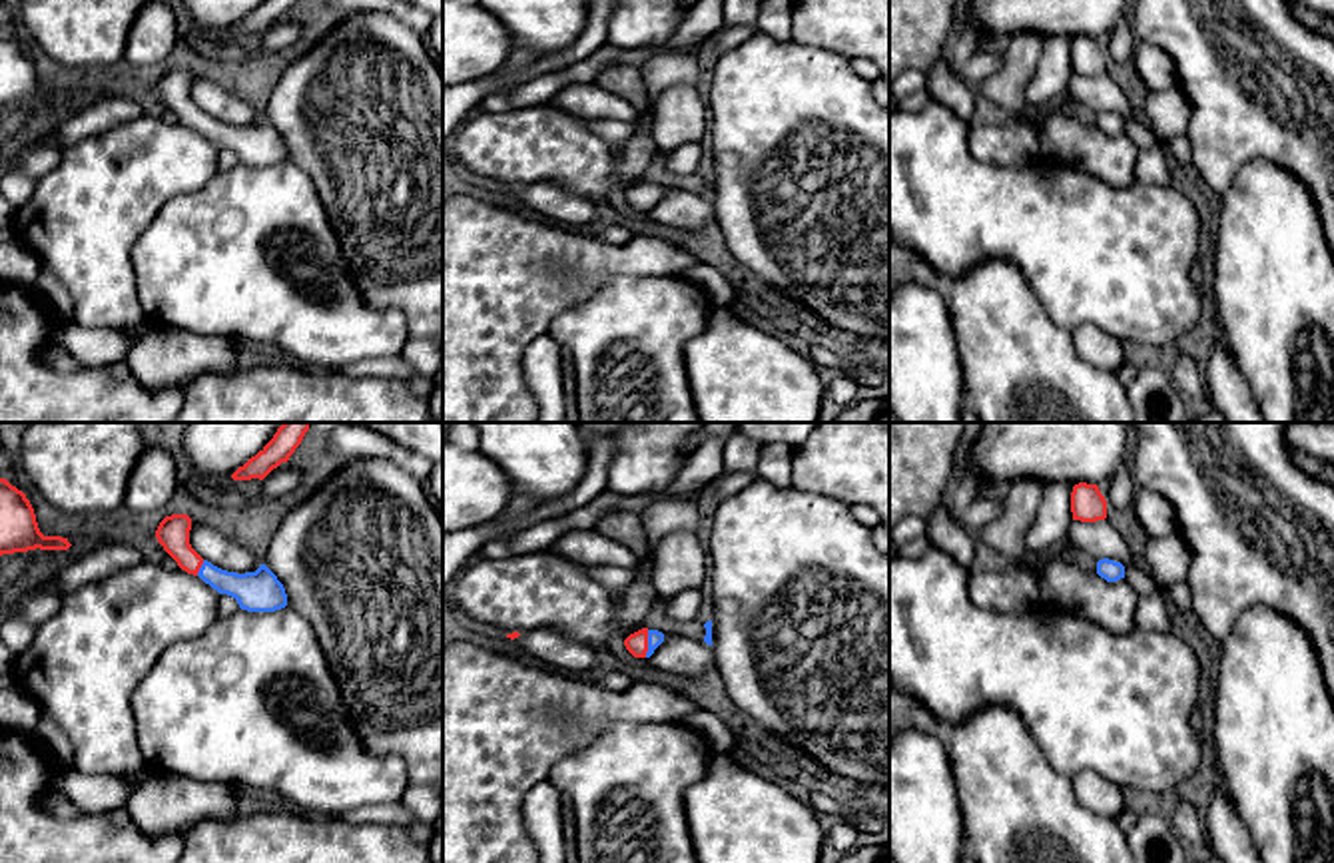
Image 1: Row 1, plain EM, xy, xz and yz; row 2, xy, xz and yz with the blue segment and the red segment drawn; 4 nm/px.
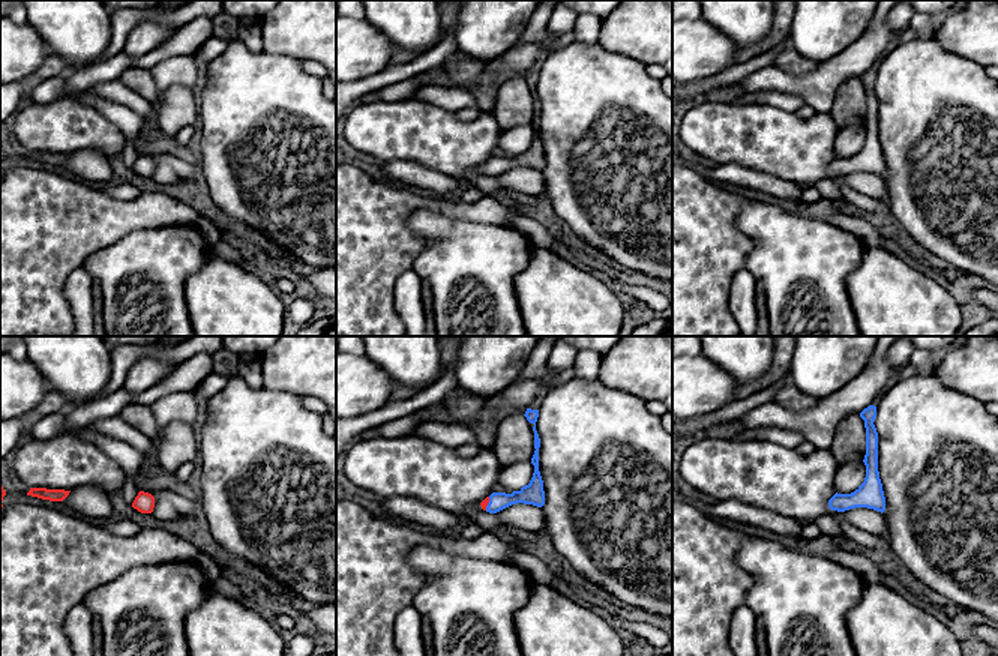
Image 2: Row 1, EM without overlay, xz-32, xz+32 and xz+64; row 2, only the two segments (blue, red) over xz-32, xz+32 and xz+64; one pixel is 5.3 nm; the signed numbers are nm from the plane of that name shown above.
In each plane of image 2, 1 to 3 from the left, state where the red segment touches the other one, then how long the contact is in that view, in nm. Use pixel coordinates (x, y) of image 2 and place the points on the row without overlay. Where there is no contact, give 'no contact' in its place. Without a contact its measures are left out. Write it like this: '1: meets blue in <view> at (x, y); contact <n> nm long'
1: no contact
2: meets blue in xz+32 at (488, 167); contact 80 nm long
3: no contact

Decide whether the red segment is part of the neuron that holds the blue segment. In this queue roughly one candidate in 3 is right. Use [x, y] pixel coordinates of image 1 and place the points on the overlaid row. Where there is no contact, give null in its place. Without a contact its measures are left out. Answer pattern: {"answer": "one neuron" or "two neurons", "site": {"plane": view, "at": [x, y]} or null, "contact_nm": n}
{"answer": "one neuron", "site": {"plane": "xz", "at": [649, 644]}, "contact_nm": 110}

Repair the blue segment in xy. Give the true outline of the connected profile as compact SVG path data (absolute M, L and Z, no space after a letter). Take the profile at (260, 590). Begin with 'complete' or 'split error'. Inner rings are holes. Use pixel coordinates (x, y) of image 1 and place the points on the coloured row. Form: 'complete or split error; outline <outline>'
split error; outline M187 514L166 516L156 538L164 550L187 574L199 576L219 594L237 600L247 612L275 612L287 606L287 594L277 576L261 564L255 572L227 572L203 560L189 544L191 518Z

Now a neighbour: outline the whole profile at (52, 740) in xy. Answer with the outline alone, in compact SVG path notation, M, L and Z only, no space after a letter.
M38 718L32 735L54 763L60 767L72 765L72 745L68 735L54 721Z

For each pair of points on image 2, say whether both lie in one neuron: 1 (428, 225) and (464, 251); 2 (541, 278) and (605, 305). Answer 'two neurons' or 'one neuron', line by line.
1: one neuron
2: one neuron

